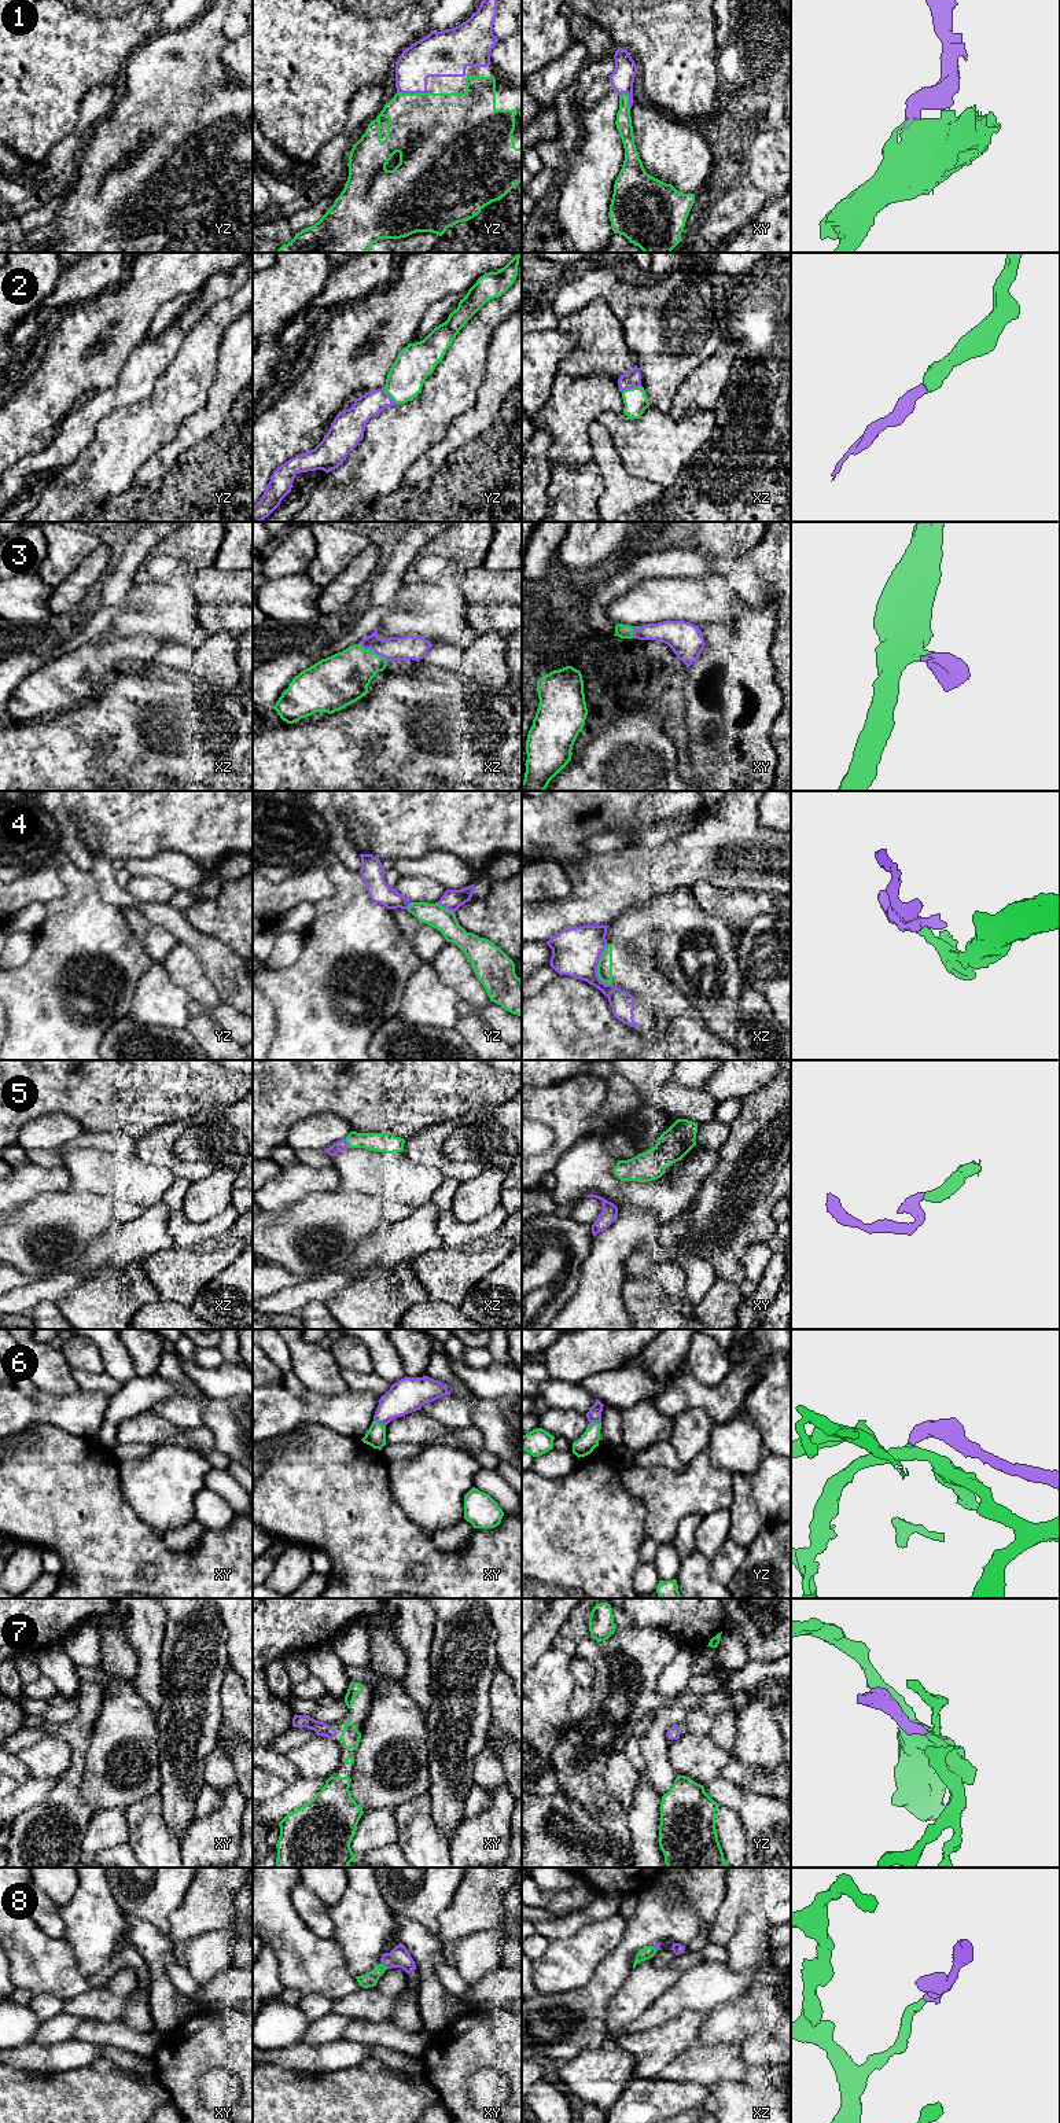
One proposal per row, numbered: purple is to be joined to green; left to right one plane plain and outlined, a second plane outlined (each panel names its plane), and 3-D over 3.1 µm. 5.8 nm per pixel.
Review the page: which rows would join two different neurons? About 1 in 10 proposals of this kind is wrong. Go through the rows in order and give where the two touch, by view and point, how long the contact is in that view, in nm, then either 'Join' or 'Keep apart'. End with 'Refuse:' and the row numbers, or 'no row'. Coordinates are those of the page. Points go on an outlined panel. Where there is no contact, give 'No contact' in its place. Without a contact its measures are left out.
1: Touches green at yz (412, 94). Shared border 180 nm. Join
2: Touches green at xz (630, 389). Shared border 120 nm. Join
3: Touches green at xz (372, 651). Shared border 200 nm. Join
4: Touches green at xz (599, 964). Shared border 240 nm. Keep apart
5: Touches green at xz (346, 1141). Shared border 60 nm. Join
6: Touches green at xy (379, 1423). Shared border 80 nm. Join
7: Touches green at xy (334, 1728). Shared border 40 nm. Join
8: Touches green at xy (383, 1965). Shared border 50 nm. Join
Refuse: 4

